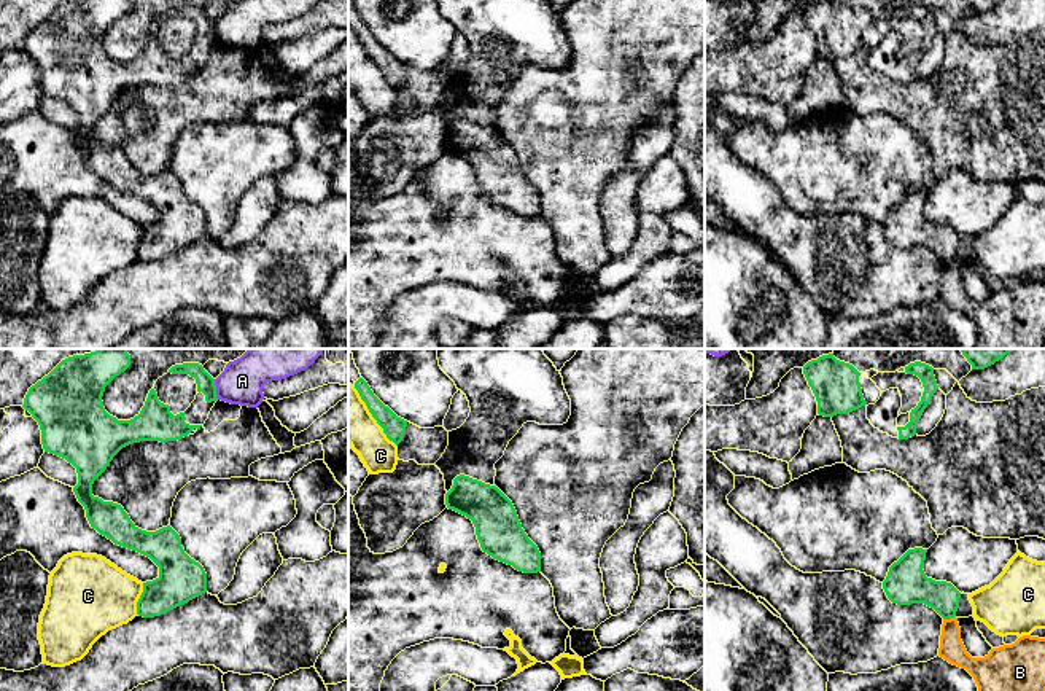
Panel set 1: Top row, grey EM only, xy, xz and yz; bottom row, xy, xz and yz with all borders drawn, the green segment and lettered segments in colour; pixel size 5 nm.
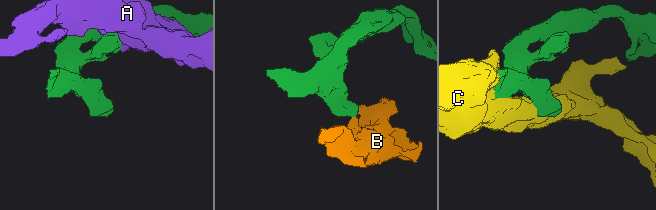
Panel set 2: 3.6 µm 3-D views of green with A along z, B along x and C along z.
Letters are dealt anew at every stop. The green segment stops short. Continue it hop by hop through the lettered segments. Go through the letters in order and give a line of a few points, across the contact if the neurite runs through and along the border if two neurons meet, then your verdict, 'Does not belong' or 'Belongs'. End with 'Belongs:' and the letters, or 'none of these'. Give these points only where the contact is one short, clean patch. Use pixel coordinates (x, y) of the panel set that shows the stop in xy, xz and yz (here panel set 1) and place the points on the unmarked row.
A: Line: xy (213, 23), (218, 42). Does not belong
B: Line: yz (955, 258), (943, 263). Does not belong
C: Does not belong
Belongs: none of these

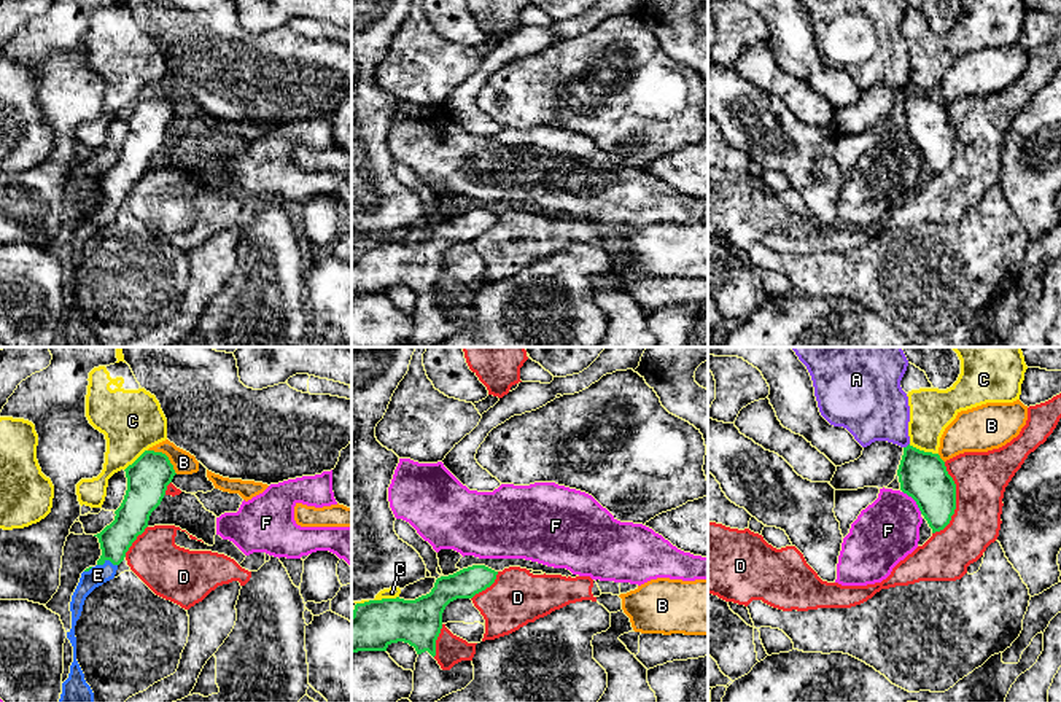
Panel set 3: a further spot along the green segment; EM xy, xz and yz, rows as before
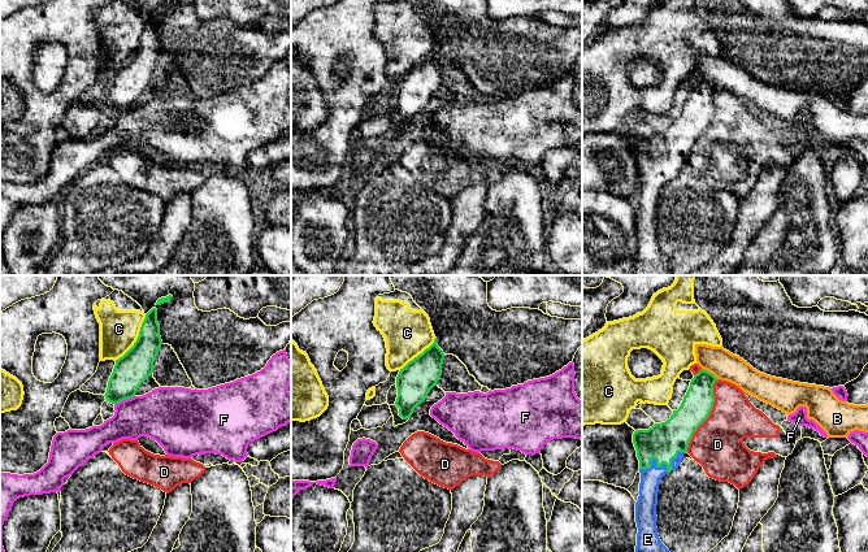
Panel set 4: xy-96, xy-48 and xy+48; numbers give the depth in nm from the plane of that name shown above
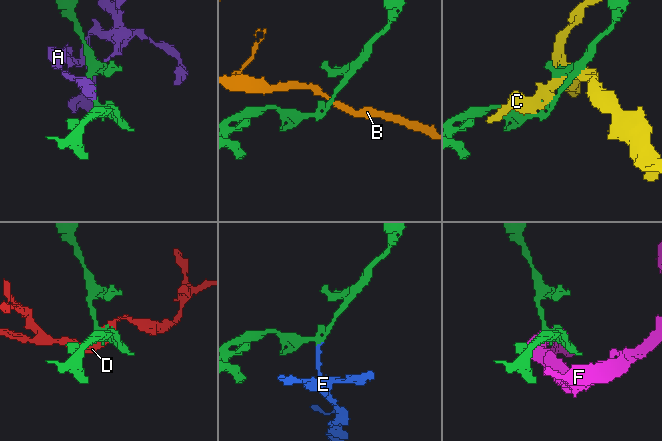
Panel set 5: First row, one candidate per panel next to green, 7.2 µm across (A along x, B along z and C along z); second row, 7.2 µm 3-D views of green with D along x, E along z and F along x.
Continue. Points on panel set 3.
A: Does not belong
B: Line: xy (148, 93), (163, 96), (177, 116). Does not belong
C: Does not belong
D: Does not belong
E: Line: xy (131, 163), (107, 202), (97, 218). Belongs
F: Line: yz (902, 134), (915, 145), (921, 156). Does not belong
Belongs: E

